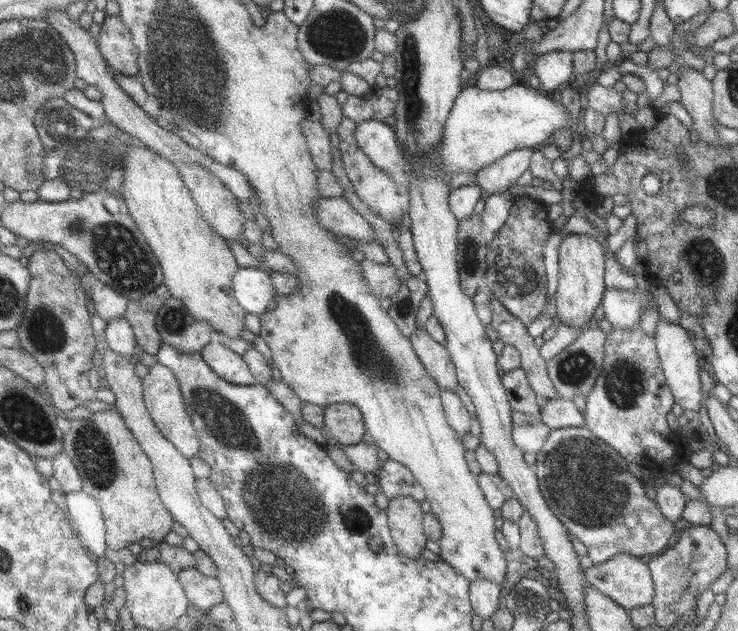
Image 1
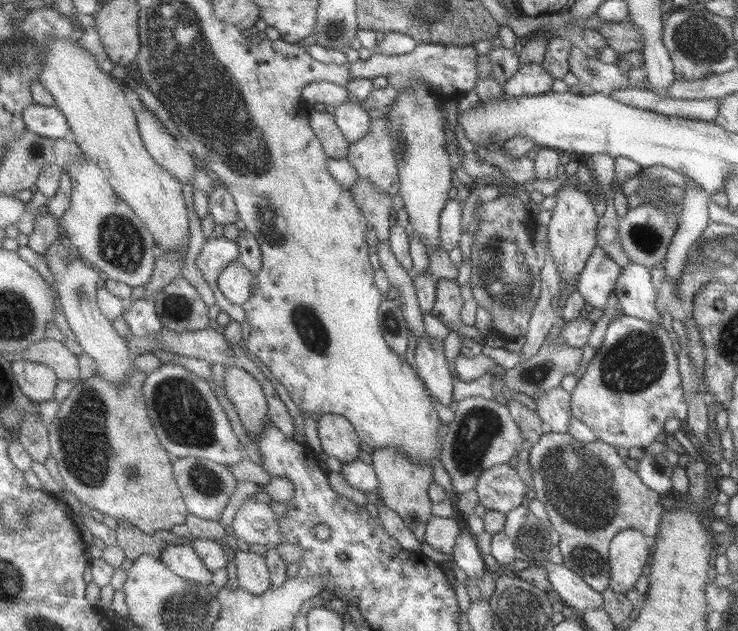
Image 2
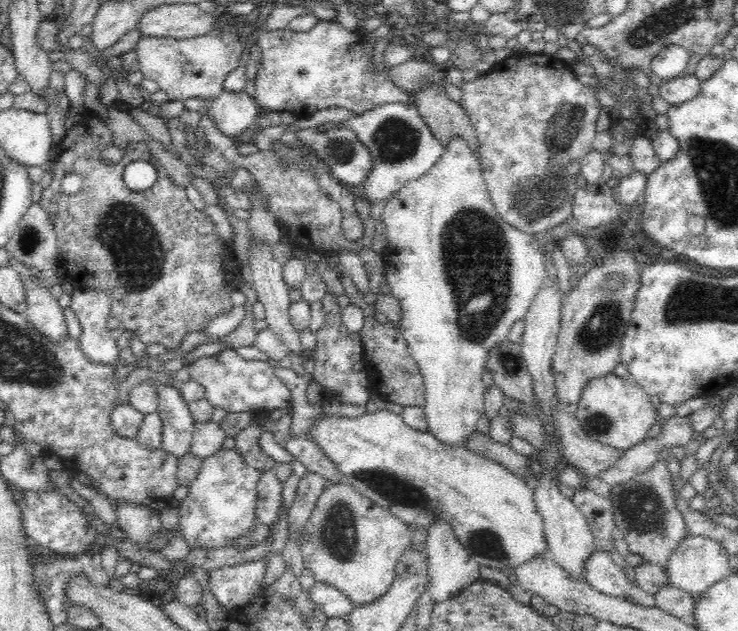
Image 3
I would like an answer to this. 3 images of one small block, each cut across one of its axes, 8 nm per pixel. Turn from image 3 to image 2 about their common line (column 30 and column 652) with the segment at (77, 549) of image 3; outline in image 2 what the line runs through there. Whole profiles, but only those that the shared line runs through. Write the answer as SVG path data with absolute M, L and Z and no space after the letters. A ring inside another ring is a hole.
M550 432L544 434L530 448L530 466L534 479L534 498L546 507L548 518L552 523L550 528L560 536L559 550L564 560L563 566L576 572L586 584L594 590L604 592L609 585L609 545L611 540L621 530L631 528L642 532L652 541L657 538L661 520L665 511L664 497L653 492L642 483L636 472L632 472L616 448L600 440L590 444L582 444L570 434Z

